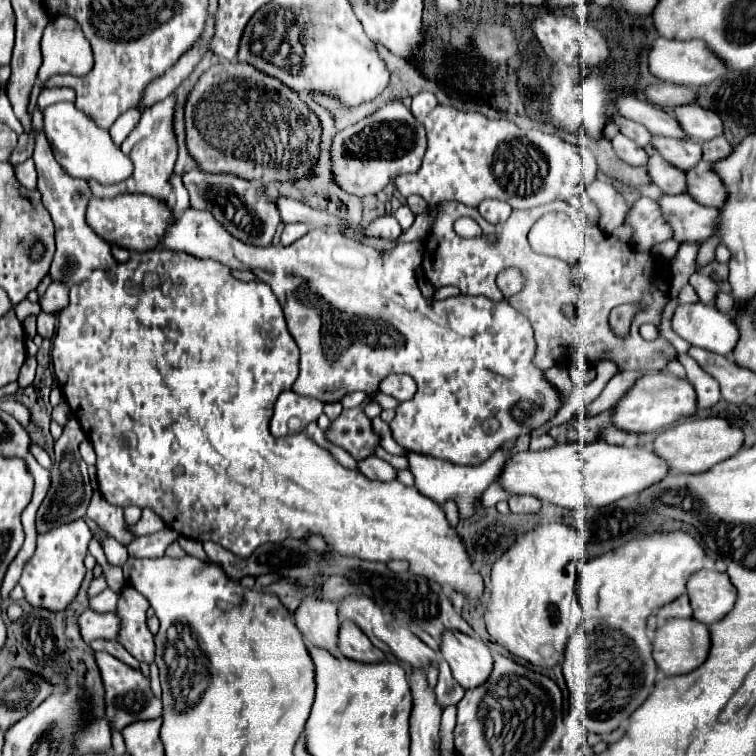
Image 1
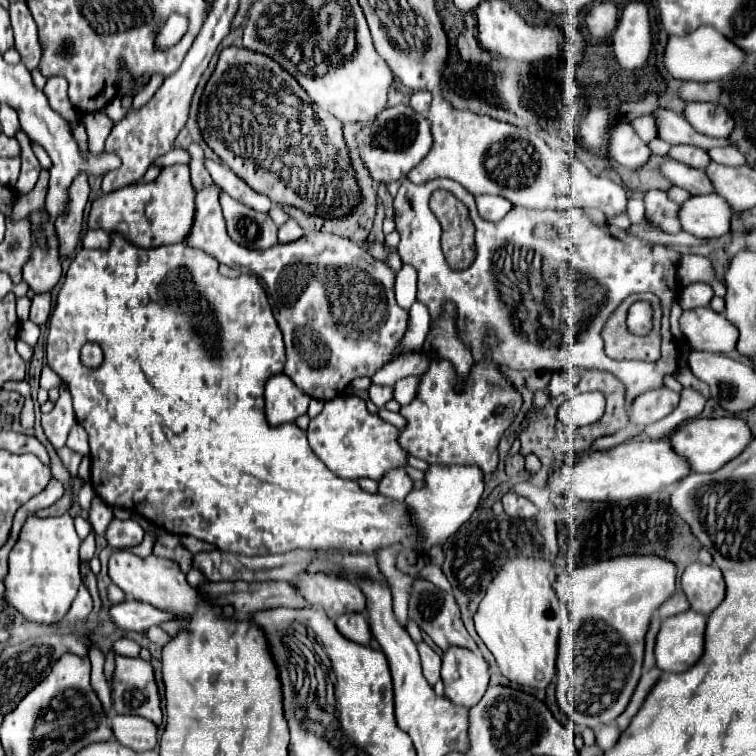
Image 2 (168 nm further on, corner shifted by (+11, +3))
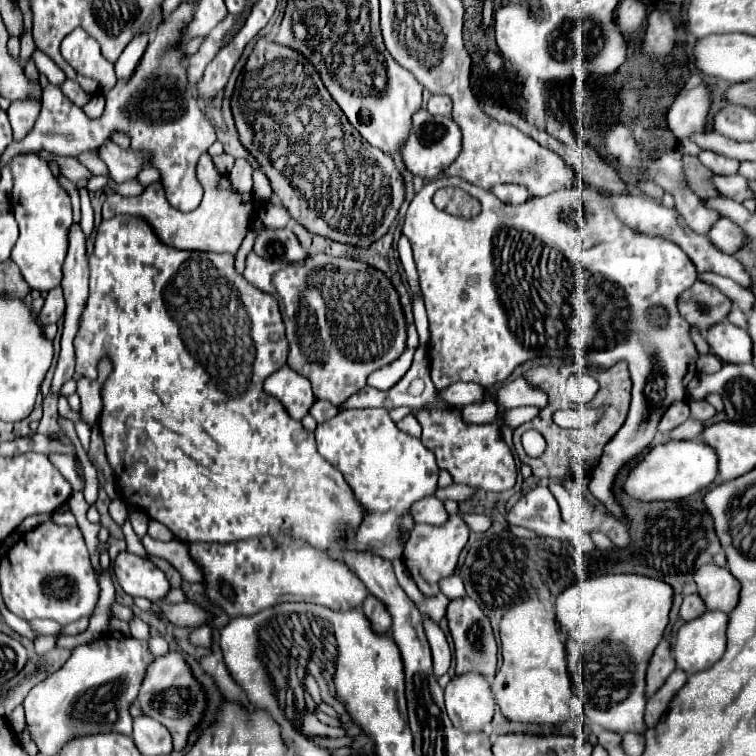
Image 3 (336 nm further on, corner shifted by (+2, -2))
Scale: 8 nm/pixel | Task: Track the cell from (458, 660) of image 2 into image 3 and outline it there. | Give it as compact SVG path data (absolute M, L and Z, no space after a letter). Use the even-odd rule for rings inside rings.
M479 672L455 676L445 688L447 714L459 730L485 730L495 712L489 680Z

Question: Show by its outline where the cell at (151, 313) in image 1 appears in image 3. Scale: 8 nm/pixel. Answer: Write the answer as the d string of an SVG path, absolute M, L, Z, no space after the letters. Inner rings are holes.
M115 216L111 220L103 220L97 230L95 250L89 256L87 306L79 318L79 330L73 338L75 362L77 362L75 372L79 376L95 380L97 378L97 362L103 356L109 356L113 362L113 372L103 382L103 388L101 388L103 408L99 414L99 430L101 430L101 436L105 442L107 460L113 468L115 480L119 480L117 484L119 484L121 496L129 506L133 506L133 510L145 512L149 518L169 526L169 530L181 542L239 542L239 540L249 540L249 538L281 540L279 534L281 534L283 524L291 524L291 530L301 532L301 542L305 542L317 550L327 550L329 546L345 542L345 538L355 534L359 530L359 524L363 522L367 510L357 502L353 490L349 490L349 484L343 480L341 472L319 456L319 452L315 448L315 434L307 432L301 422L289 418L277 398L265 394L265 390L263 390L265 378L287 364L289 342L285 338L285 326L281 320L277 298L267 292L261 292L259 288L249 284L241 274L235 272L233 262L235 262L233 254L183 252L183 250L169 248L157 240L153 230L141 218ZM219 294L225 294L225 298L227 298L227 294L235 294L229 298L233 298L237 302L237 306L235 308L227 306L227 302L223 302L223 296L219 296Z

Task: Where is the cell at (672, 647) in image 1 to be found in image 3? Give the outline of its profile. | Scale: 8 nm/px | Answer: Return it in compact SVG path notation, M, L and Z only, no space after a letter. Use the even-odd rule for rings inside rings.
M707 610L703 616L685 622L673 642L673 658L685 674L711 668L725 652L727 614Z

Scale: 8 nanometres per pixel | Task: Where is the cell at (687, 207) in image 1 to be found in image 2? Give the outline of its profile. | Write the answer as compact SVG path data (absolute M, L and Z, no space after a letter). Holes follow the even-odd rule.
M696 195L680 207L682 229L702 237L714 239L730 233L730 219L734 209L720 195Z

